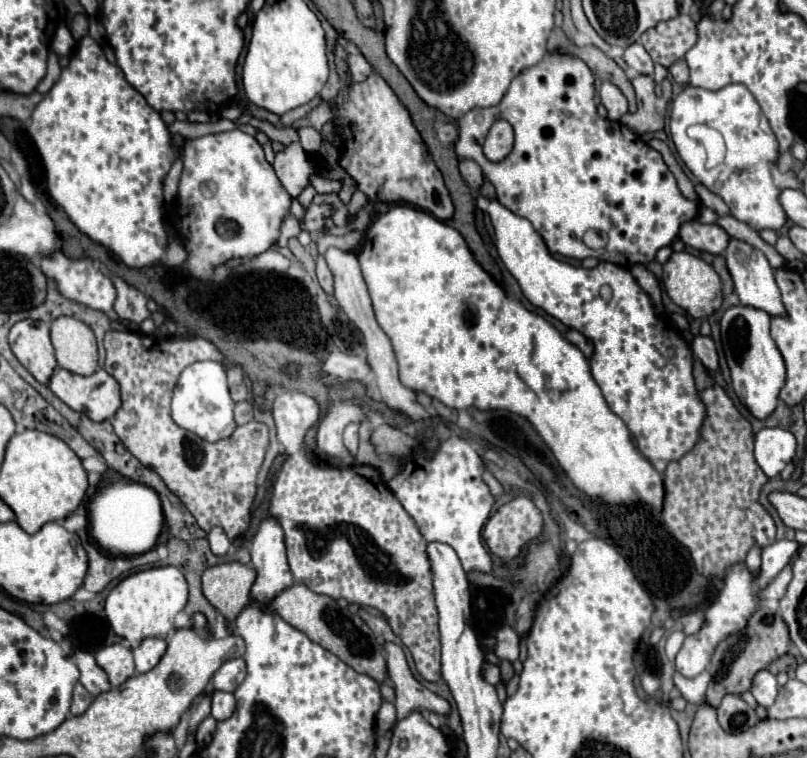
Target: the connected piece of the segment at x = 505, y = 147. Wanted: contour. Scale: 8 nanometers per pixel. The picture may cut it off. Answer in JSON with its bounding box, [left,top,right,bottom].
[484,119,514,163]

